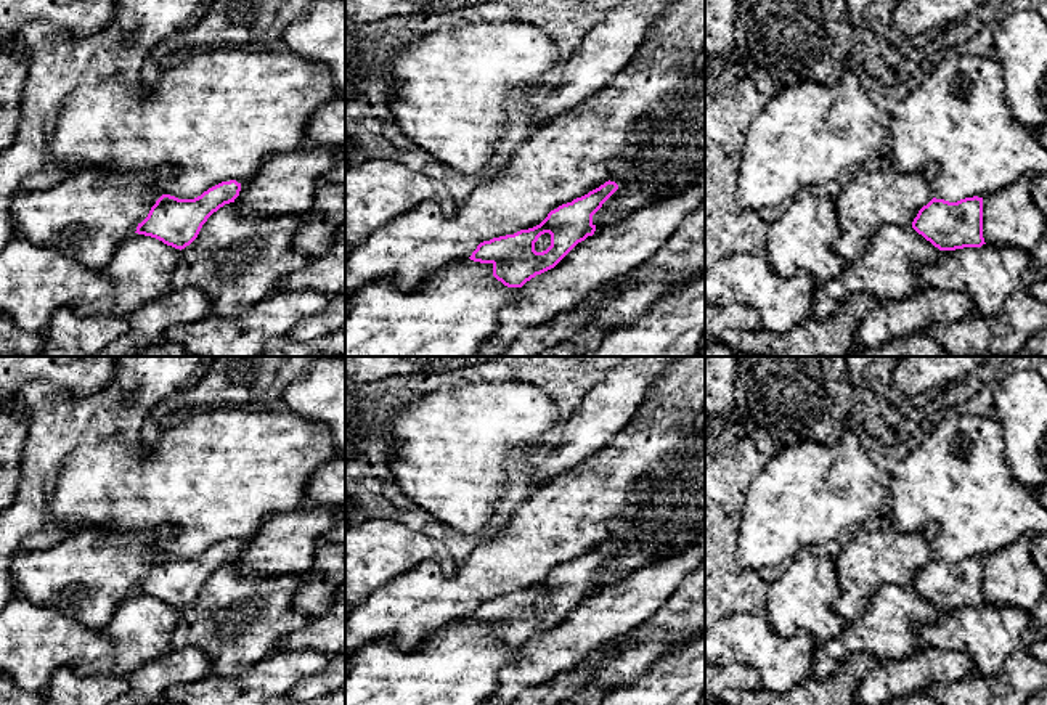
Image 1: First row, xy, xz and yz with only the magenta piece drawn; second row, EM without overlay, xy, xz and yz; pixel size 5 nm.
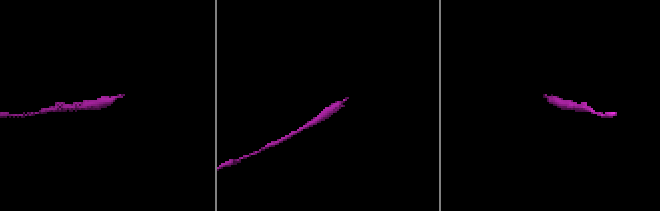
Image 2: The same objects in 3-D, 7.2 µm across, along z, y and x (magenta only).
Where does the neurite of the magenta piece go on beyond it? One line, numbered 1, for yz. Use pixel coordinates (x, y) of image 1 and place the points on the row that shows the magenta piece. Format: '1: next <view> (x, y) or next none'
1: next none

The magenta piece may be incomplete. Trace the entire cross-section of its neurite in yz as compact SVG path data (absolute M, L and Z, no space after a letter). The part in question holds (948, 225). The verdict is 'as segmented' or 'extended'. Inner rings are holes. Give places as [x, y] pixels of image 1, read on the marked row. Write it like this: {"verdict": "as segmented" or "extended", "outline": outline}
{"verdict": "as segmented", "outline": "M973 196L957 202L933 198L912 222L912 228L939 251L981 247L983 198Z"}

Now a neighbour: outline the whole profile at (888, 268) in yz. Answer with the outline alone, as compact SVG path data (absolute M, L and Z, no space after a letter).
M885 225L869 239L867 249L861 259L848 262L838 278L817 284L814 292L814 316L819 320L832 320L840 310L841 302L853 294L869 294L880 300L906 299L925 287L919 276L919 268L922 265L938 263L939 255L941 251L912 226L901 228Z

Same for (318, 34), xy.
M312 0L283 34L284 50L323 63L345 98L345 0Z

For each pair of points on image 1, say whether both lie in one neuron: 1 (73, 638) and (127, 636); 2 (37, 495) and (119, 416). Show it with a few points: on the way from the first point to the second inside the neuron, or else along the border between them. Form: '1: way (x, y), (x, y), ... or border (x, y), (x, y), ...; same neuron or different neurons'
1: border (100, 630), (113, 646), (106, 659); different neurons
2: way (37, 468), (85, 419), (92, 418); same neuron

